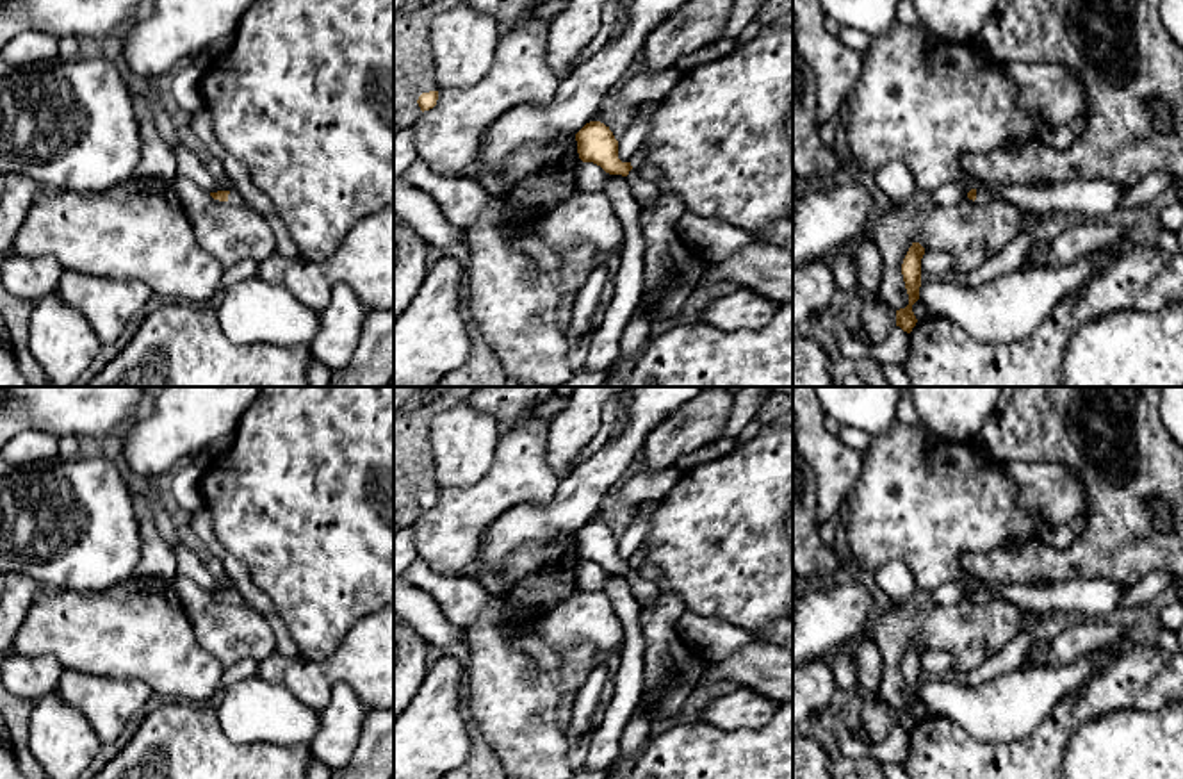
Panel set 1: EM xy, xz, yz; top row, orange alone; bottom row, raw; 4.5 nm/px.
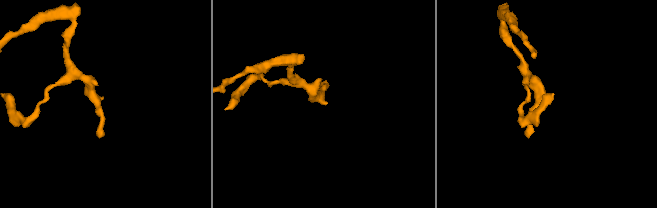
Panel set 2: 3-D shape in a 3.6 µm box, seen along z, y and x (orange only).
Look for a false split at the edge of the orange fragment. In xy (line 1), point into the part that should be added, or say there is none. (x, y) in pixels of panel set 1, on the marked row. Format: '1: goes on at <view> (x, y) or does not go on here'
1: goes on at xy (234, 196)

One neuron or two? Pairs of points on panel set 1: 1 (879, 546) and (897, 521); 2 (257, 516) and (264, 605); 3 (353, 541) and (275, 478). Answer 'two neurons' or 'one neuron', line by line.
1: one neuron
2: two neurons
3: one neuron

